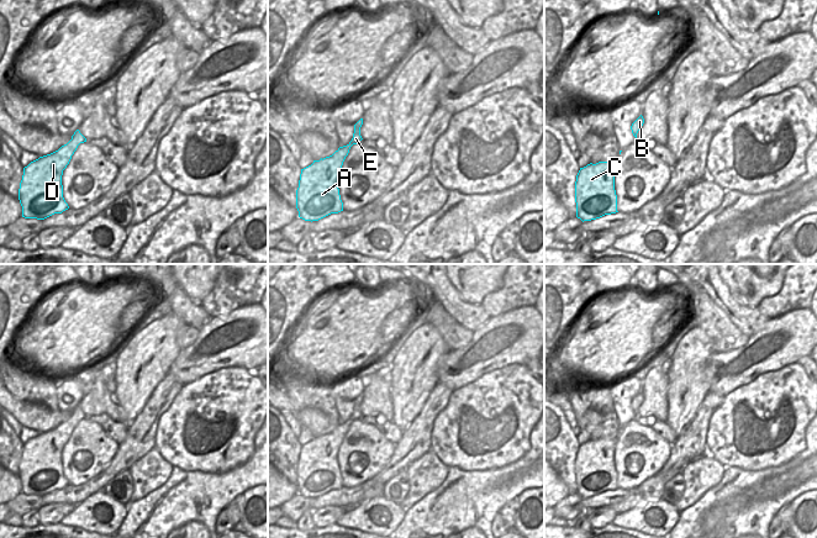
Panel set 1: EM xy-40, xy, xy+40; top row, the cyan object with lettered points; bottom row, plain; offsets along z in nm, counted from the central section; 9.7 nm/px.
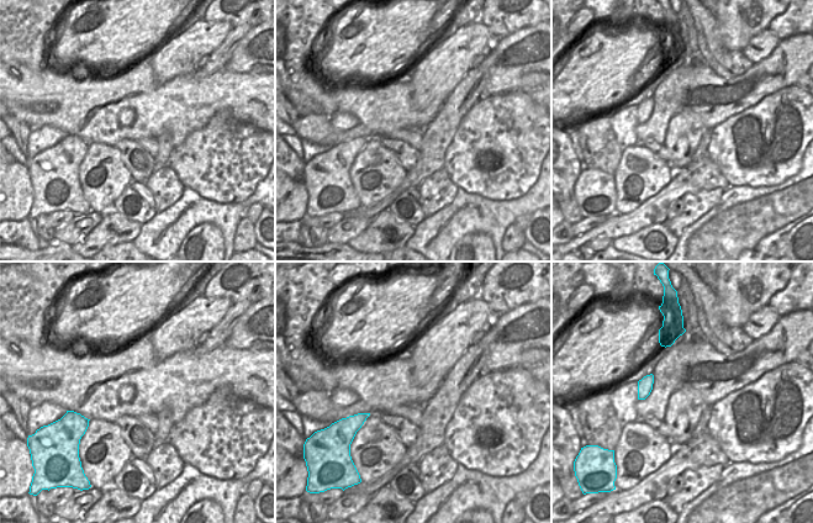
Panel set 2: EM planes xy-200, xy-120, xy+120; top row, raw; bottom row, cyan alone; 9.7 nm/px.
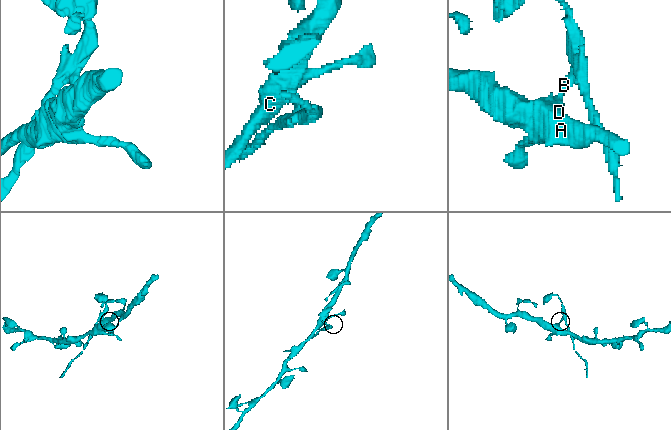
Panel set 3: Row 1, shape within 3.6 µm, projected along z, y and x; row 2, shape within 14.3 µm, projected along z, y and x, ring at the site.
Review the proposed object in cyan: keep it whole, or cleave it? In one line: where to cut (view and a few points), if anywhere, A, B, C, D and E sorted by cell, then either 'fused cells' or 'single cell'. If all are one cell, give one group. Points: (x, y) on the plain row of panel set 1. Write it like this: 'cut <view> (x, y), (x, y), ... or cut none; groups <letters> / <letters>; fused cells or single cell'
cut xy (354, 405), (359, 409); groups A C D E / B; fused cells

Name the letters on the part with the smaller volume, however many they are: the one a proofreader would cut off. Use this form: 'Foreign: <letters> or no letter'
Foreign: B

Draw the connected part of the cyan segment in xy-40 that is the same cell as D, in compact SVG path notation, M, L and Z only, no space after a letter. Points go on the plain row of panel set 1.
M77 406L67 421L23 444L19 465L22 494L44 496L69 485L63 474L62 452L78 422L84 418L86 415Z

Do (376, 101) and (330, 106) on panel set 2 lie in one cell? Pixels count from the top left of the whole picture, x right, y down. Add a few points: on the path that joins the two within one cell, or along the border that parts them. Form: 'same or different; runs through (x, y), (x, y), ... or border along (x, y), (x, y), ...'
same; runs through (365, 101), (341, 101)

